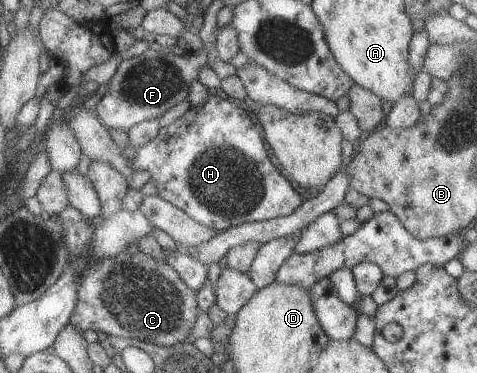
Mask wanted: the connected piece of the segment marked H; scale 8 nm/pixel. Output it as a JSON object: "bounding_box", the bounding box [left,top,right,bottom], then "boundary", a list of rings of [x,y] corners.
{"bounding_box":[124,92,305,231],"boundary":[[[211,92],[211,97],[203,106],[189,109],[172,125],[160,129],[159,136],[145,146],[129,144],[124,149],[125,156],[132,160],[136,170],[147,170],[151,174],[158,186],[157,194],[200,223],[226,231],[245,223],[289,216],[305,202],[297,188],[271,162],[265,146],[265,134],[261,134],[259,126],[253,124],[249,112],[239,108],[225,94]]]}

